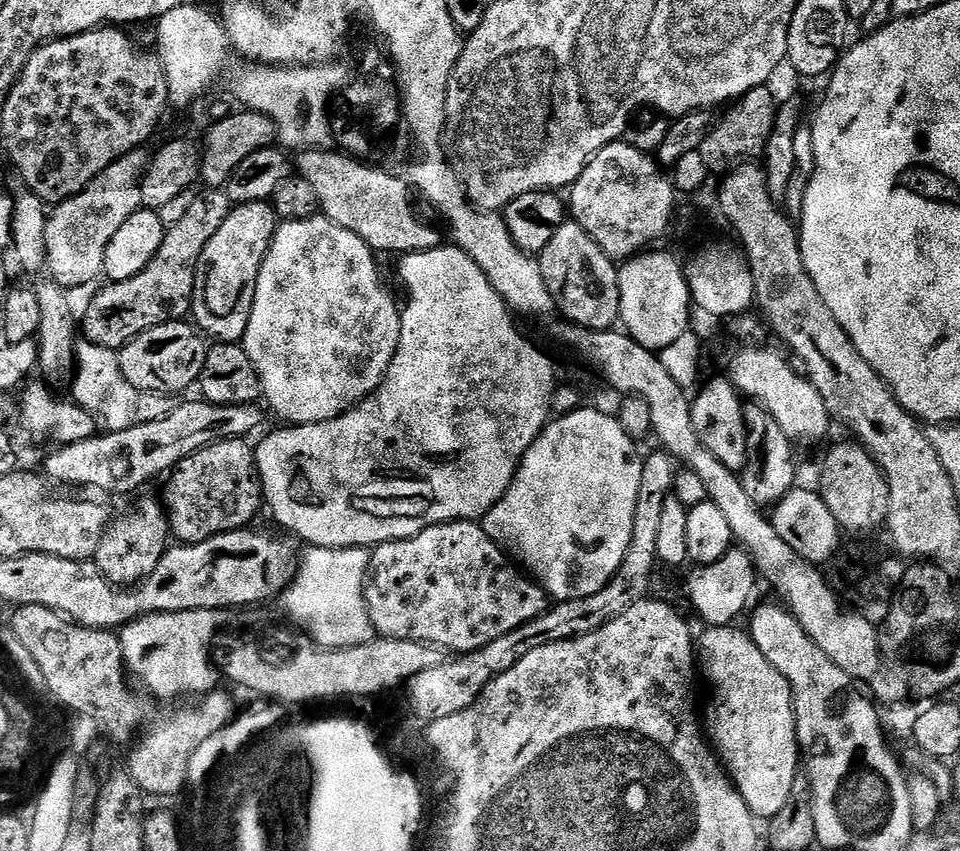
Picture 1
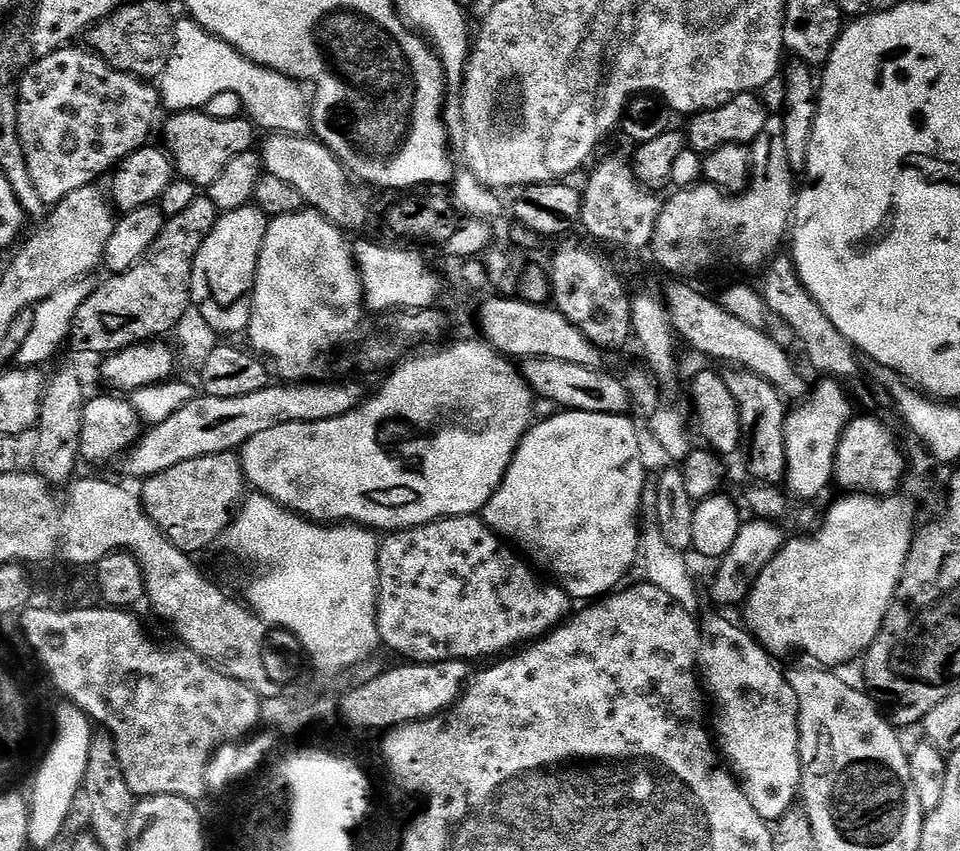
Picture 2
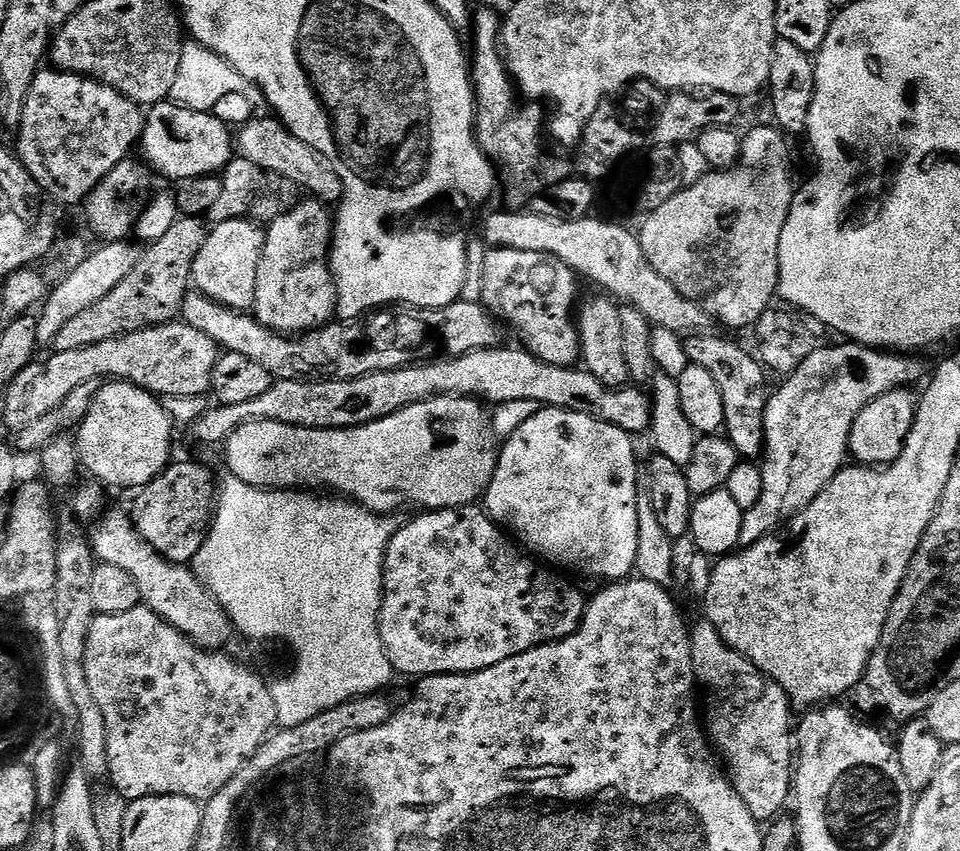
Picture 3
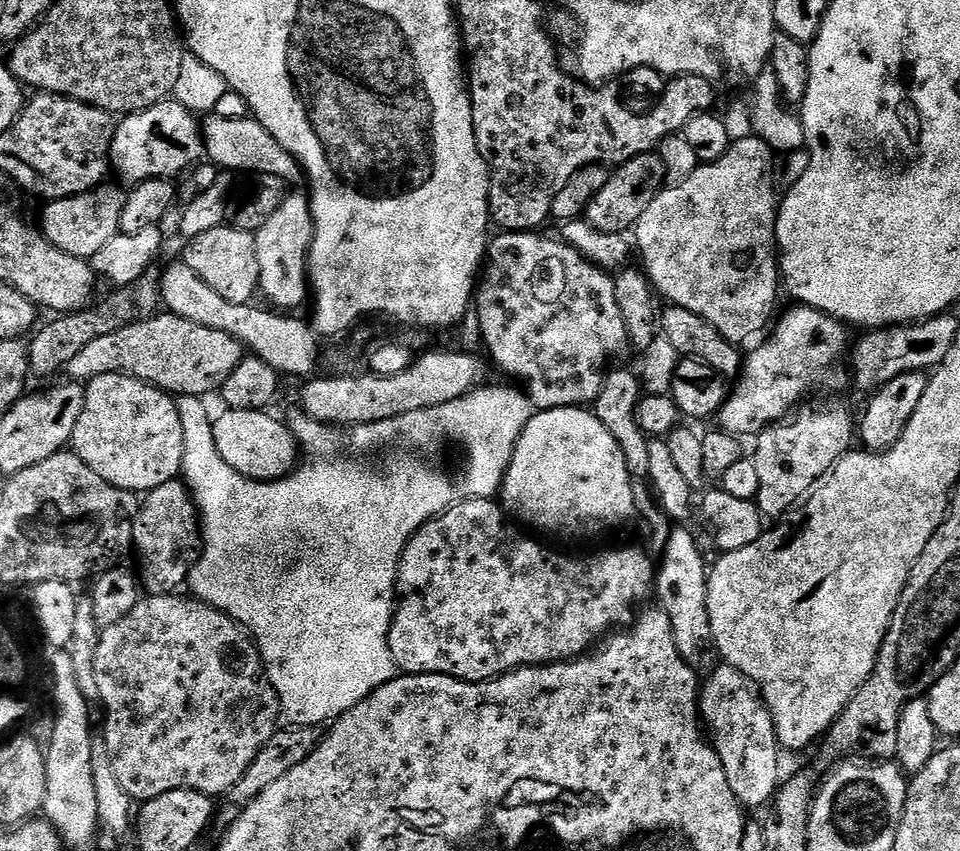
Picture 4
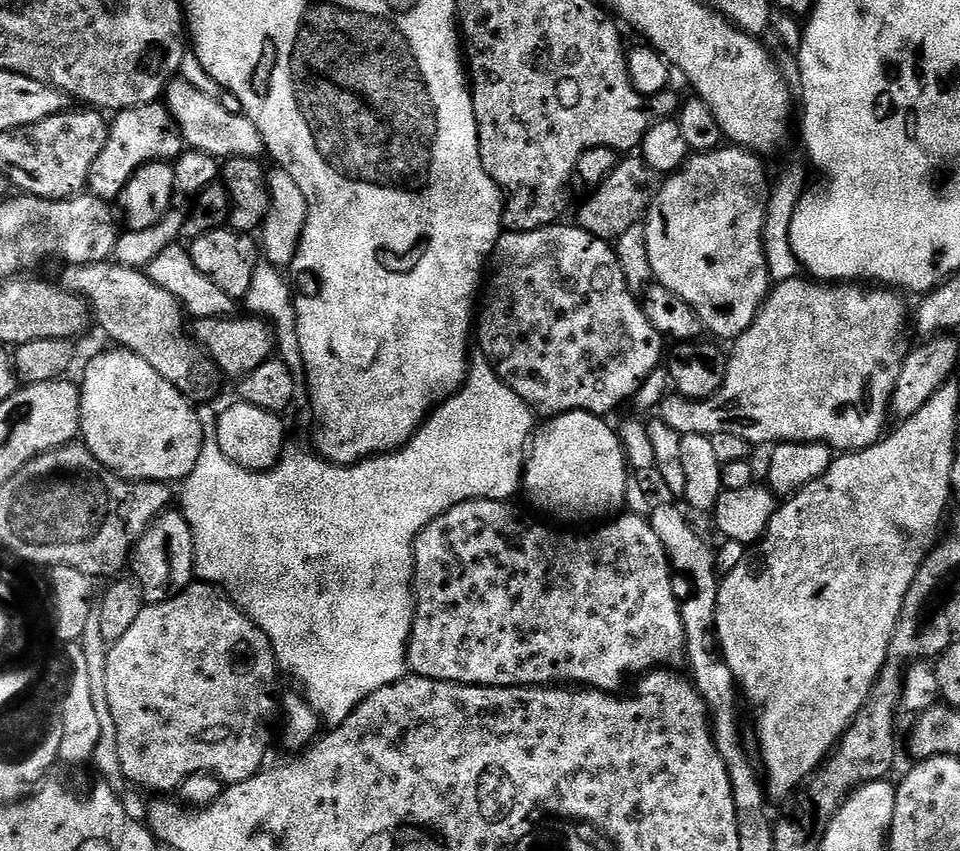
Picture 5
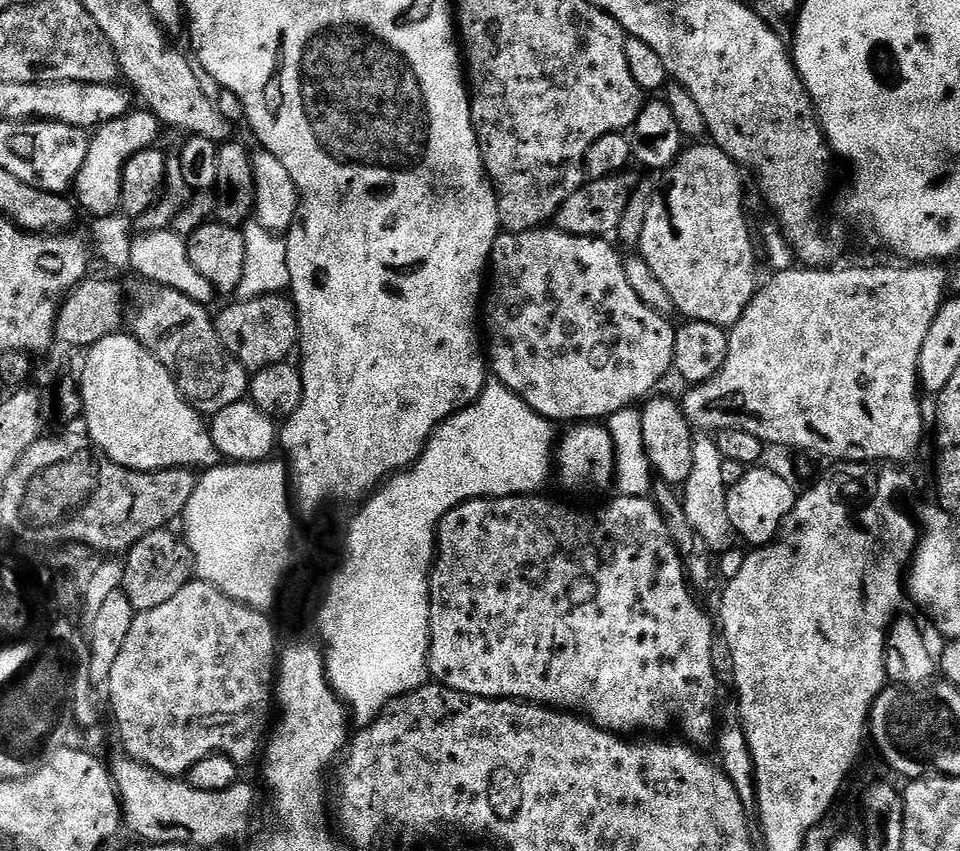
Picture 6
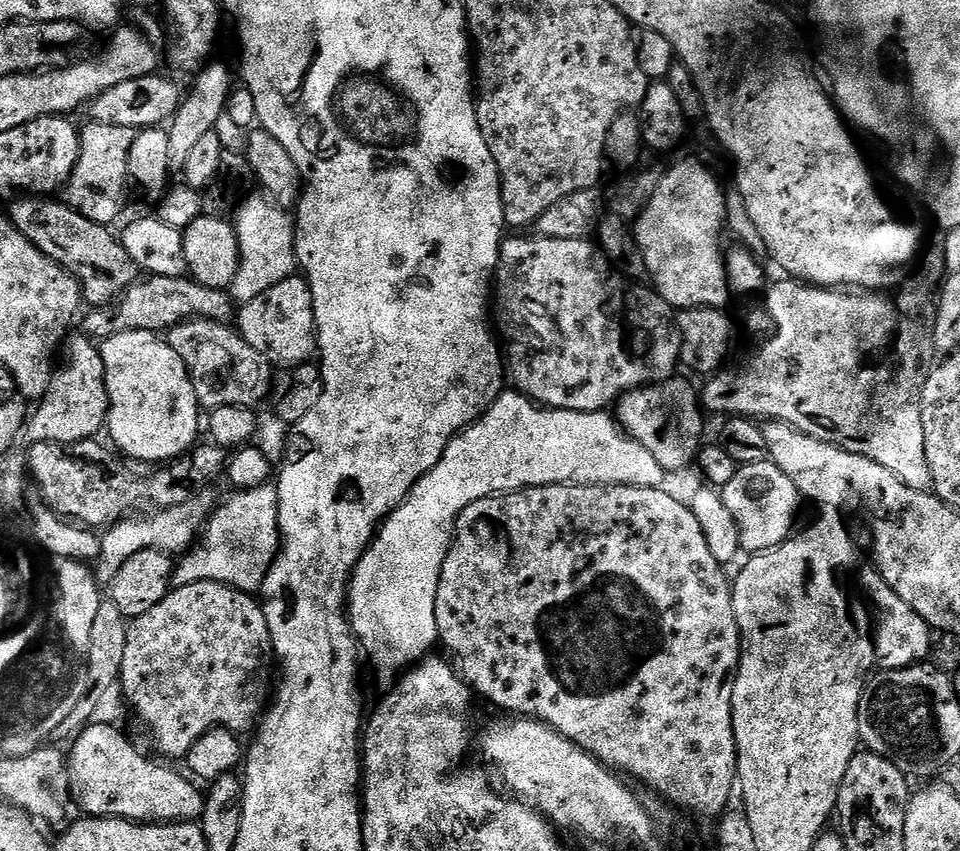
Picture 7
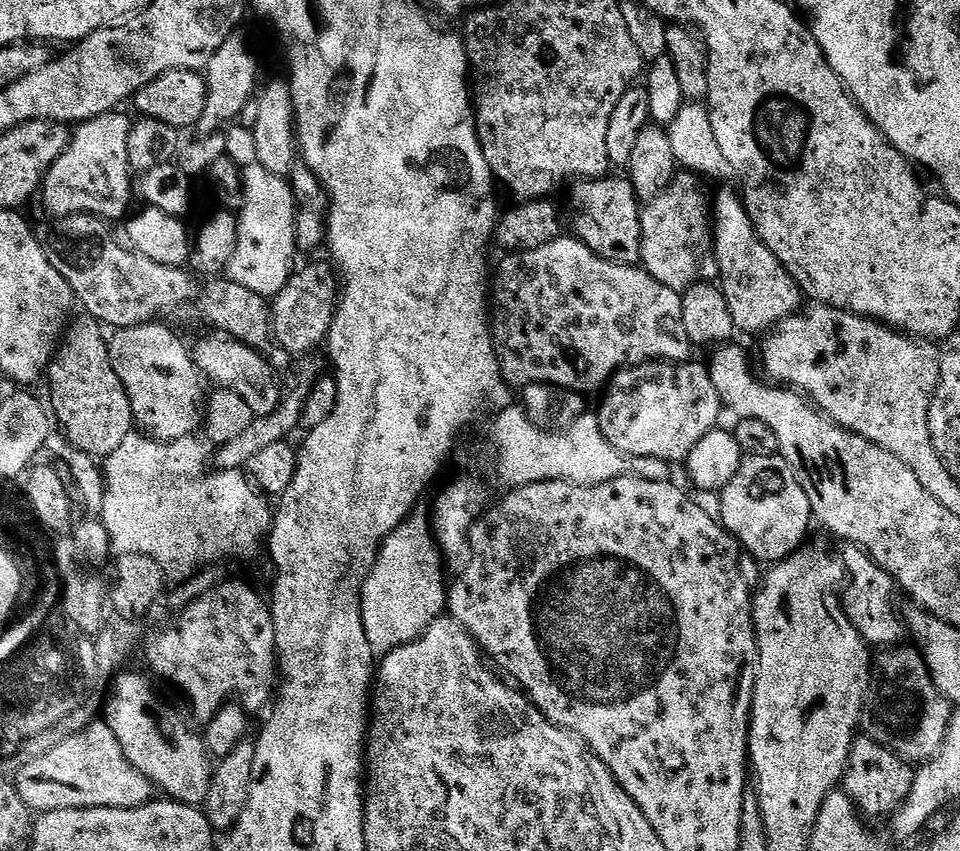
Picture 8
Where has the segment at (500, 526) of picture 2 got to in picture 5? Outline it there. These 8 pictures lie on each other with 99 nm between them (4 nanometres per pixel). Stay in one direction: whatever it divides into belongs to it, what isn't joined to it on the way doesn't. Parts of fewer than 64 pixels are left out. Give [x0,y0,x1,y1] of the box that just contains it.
[522,412,630,526]

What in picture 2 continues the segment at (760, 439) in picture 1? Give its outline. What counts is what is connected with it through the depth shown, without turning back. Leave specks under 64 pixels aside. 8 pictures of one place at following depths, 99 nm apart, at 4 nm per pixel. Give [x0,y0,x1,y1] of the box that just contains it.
[723,370,786,484]

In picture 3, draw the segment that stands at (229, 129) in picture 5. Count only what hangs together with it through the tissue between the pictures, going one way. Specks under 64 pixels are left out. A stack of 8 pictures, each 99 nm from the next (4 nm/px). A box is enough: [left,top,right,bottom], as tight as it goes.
[234,118,342,202]

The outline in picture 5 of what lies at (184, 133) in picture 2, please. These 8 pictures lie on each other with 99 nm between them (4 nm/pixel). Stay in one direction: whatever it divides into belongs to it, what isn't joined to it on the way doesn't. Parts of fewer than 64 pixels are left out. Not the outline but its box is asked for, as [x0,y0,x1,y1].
[87,102,185,201]

